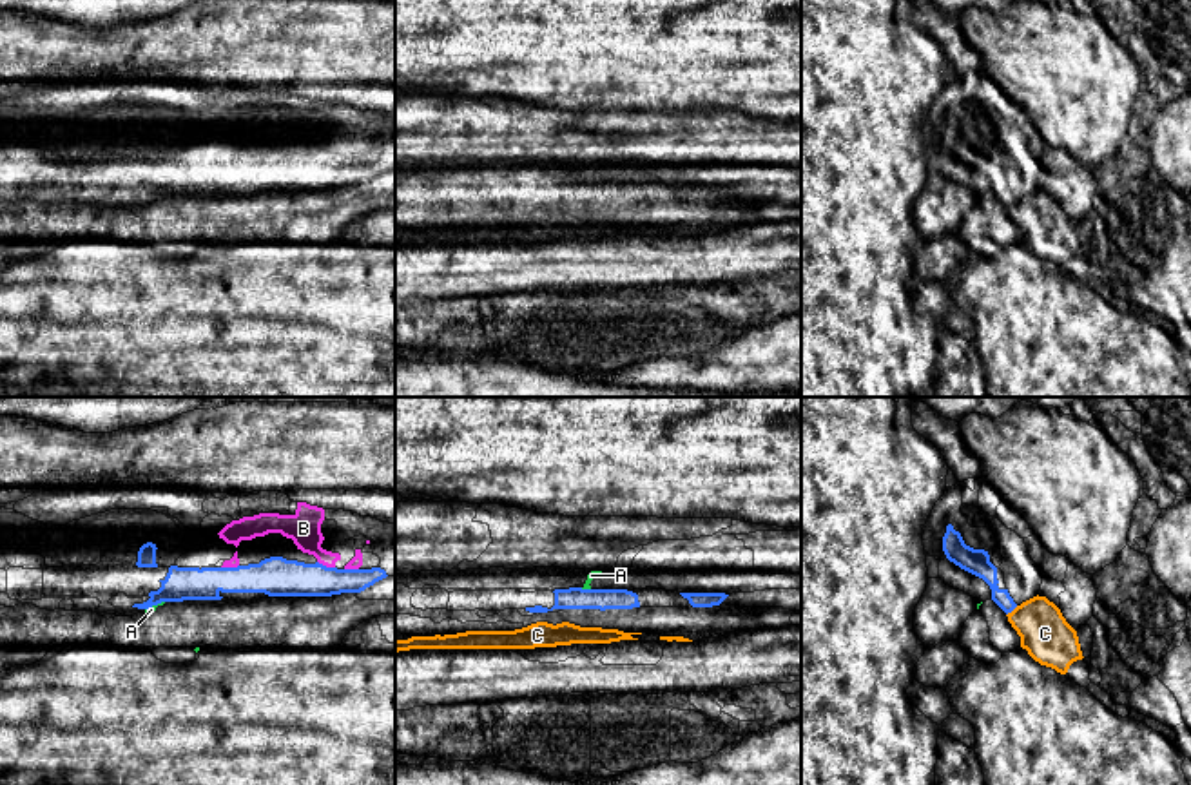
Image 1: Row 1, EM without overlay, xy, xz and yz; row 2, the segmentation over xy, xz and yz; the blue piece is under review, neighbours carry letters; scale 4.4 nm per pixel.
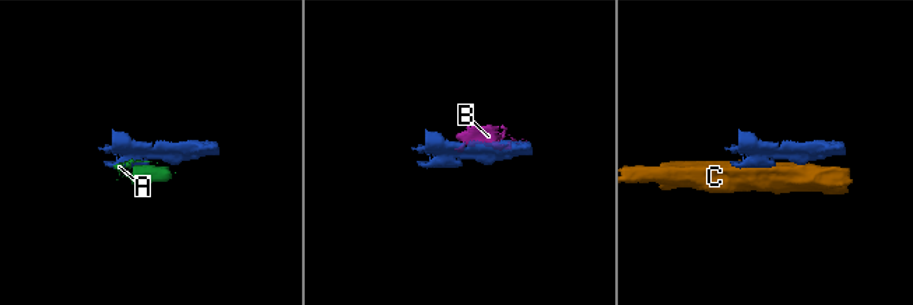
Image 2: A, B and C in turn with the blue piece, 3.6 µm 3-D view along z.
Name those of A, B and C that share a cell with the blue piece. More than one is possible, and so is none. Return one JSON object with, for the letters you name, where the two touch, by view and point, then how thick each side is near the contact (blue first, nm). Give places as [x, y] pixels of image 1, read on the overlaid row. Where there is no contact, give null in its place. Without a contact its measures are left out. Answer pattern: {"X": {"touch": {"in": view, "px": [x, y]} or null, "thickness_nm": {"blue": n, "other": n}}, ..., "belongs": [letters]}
{"B": {"touch": {"in": "xy", "px": [325, 566]}, "thickness_nm": {"blue": 180, "other": 150}}, "belongs": ["B"]}

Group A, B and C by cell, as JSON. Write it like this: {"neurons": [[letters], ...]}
{"neurons": [["A"], ["B"], ["C"]]}

